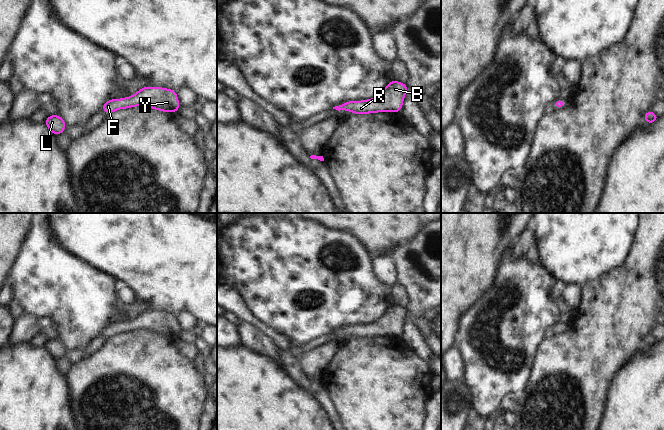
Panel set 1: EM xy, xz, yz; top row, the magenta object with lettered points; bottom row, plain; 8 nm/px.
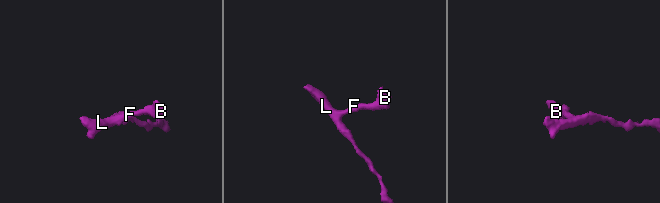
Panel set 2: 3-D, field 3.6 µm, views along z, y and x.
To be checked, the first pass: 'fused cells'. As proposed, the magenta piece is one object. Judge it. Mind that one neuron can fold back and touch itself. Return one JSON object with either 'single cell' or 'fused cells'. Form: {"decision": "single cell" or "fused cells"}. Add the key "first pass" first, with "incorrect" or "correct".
{"first pass": "incorrect", "decision": "single cell"}

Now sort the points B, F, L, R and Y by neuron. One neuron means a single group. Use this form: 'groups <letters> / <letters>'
groups B F L R Y

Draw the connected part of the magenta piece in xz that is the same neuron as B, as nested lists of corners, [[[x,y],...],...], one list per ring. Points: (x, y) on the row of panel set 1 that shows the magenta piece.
[[[392,80],[384,90],[375,98],[364,101],[350,101],[333,109],[338,111],[352,111],[354,114],[366,114],[374,112],[400,112],[404,96],[408,91],[408,86]]]

